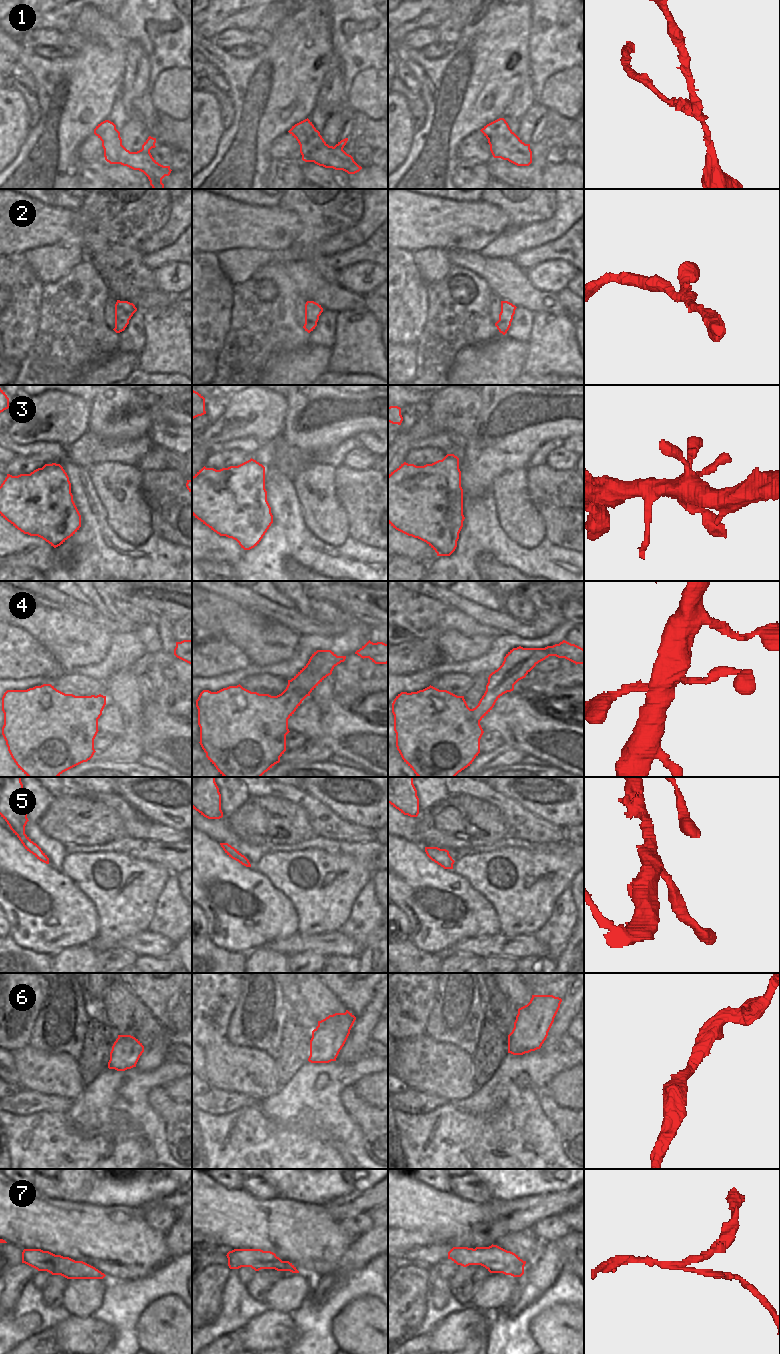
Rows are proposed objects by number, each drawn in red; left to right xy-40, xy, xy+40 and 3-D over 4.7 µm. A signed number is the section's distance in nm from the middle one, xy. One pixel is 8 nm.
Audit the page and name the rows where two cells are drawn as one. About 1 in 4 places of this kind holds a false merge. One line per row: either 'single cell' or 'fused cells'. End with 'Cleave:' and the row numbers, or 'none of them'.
1: fused cells
2: single cell
3: single cell
4: single cell
5: single cell
6: single cell
7: fused cells
Cleave: 1, 7

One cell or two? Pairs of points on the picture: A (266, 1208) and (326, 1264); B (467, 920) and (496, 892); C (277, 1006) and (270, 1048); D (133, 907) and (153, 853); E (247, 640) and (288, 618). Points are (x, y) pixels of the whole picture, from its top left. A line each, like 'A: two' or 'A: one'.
A: one
B: two
C: one
D: two
E: two

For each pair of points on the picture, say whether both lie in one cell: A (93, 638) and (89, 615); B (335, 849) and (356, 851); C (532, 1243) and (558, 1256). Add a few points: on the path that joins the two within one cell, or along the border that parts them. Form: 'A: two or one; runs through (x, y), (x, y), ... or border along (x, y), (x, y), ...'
A: two; border along (68, 612), (96, 623), (110, 633)
B: one; runs through (340, 846), (342, 848), (351, 848)
C: two; border along (542, 1242), (534, 1256), (525, 1260)

